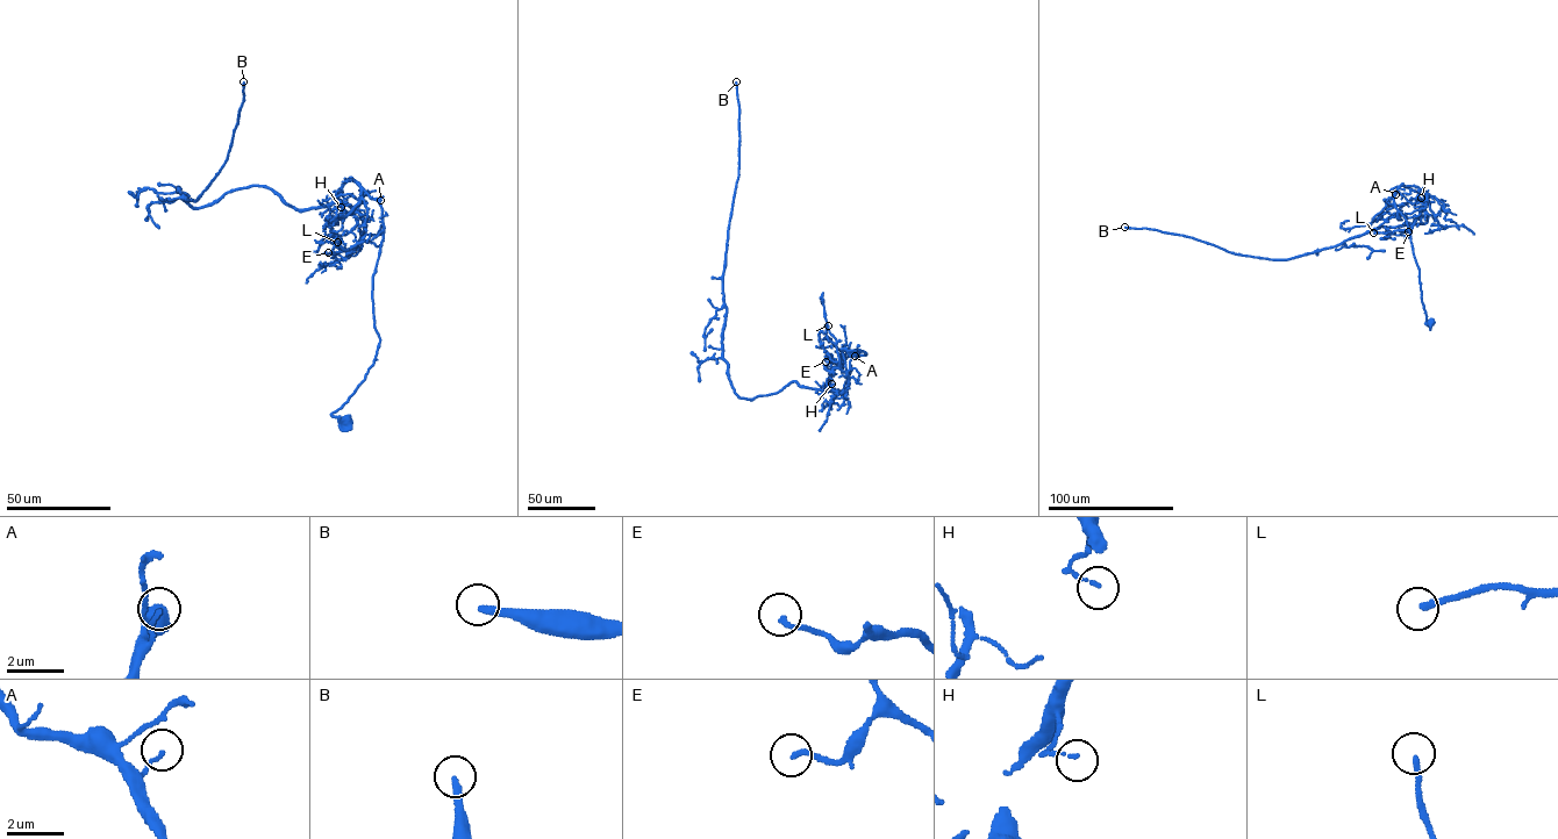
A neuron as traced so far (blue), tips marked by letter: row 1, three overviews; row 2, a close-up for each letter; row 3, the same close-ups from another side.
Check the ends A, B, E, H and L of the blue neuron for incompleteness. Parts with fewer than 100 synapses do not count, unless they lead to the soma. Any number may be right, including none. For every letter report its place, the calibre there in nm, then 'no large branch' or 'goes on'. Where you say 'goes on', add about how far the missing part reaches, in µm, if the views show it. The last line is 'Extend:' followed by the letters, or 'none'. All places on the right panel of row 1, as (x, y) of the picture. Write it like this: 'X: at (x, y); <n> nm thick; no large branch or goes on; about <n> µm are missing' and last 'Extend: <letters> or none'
A: at (1395, 194); 120 nm thick; no large branch
B: at (1124, 227); 240 nm thick; goes on; about 180 µm are missing
E: at (1408, 231); 180 nm thick; no large branch
H: at (1421, 198); 110 nm thick; no large branch
L: at (1373, 232); 200 nm thick; no large branch
Extend: B

